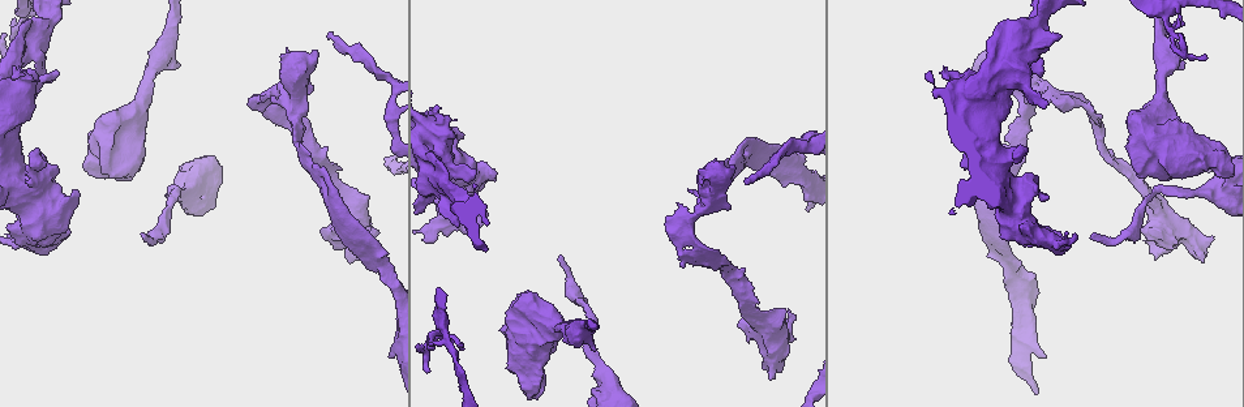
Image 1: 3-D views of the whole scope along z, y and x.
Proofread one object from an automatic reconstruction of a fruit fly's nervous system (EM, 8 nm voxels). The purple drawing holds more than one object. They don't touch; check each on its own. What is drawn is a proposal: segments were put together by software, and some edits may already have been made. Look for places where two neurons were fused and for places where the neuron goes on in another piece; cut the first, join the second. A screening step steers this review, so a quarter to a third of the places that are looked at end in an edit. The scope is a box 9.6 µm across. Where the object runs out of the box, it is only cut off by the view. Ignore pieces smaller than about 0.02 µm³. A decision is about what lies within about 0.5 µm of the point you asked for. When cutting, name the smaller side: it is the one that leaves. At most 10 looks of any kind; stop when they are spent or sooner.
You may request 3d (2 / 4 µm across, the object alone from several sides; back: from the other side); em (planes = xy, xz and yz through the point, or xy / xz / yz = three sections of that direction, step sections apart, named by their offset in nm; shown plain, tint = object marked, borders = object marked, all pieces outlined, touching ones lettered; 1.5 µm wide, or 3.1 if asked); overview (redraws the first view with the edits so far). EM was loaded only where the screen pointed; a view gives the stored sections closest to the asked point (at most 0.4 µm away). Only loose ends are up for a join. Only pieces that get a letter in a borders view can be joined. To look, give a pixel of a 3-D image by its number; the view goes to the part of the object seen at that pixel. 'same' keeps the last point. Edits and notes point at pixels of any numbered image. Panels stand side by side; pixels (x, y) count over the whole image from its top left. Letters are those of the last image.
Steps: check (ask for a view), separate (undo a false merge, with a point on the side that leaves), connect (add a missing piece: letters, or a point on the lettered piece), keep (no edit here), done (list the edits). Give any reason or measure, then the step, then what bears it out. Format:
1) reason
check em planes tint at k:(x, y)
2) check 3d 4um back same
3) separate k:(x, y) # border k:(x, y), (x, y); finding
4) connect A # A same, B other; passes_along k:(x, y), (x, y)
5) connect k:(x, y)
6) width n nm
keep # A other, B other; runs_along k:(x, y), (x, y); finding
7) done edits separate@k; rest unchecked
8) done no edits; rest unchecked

free end
check em xy step 8 borders at 1:(329, 32)

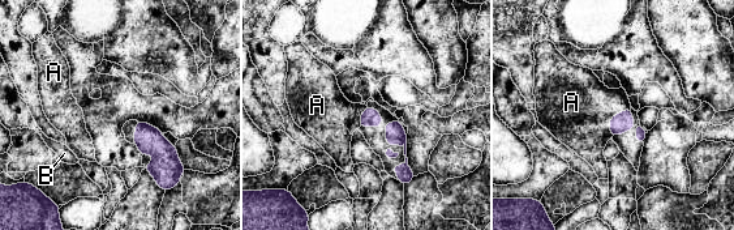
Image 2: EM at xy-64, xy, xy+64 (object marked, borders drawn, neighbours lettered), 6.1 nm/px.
longest_contact A 220 nm
connect A # A same, B other; passes_along 2:(621, 123), (610, 119), (572, 105); the neuron continues

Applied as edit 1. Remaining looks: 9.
see it whole again
check overview

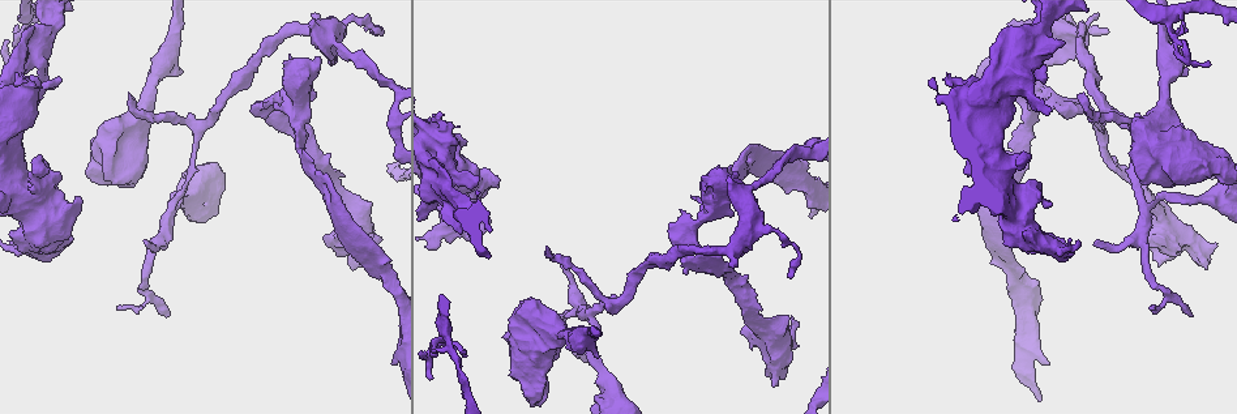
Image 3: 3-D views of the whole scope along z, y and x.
narrows sharply
check em yz step 4 borders at 3:(1166, 87)

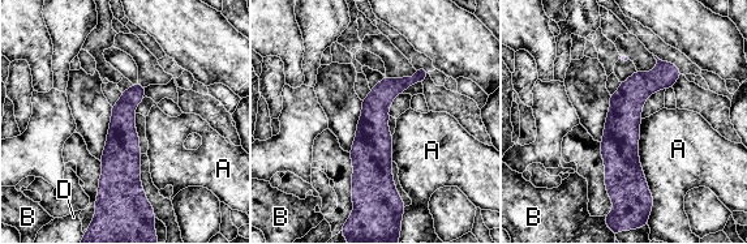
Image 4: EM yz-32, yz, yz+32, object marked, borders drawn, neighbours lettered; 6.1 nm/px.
check em planes borders same

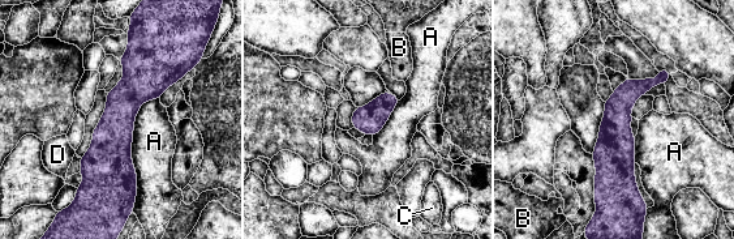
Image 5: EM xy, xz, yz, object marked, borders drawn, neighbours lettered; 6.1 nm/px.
width 180 nm; longest_contact A 700 nm
keep # A other, B other, C other, D other; all the same neuron

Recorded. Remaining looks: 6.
done edits connect@2; rest unchecked

